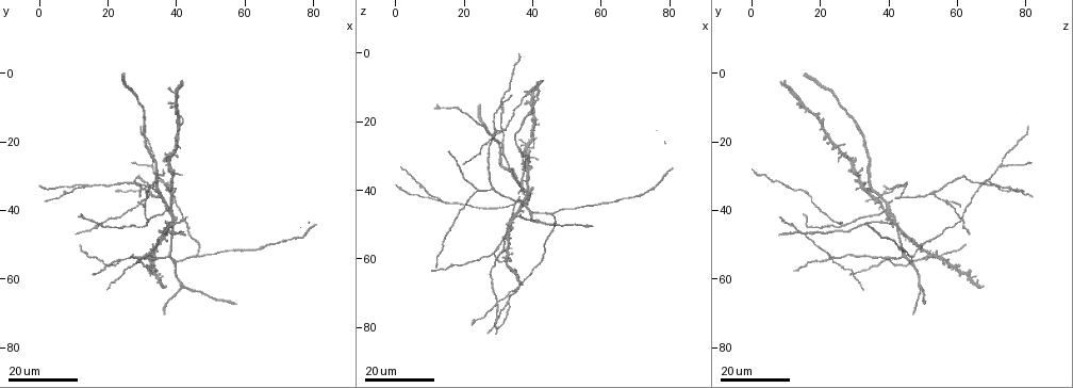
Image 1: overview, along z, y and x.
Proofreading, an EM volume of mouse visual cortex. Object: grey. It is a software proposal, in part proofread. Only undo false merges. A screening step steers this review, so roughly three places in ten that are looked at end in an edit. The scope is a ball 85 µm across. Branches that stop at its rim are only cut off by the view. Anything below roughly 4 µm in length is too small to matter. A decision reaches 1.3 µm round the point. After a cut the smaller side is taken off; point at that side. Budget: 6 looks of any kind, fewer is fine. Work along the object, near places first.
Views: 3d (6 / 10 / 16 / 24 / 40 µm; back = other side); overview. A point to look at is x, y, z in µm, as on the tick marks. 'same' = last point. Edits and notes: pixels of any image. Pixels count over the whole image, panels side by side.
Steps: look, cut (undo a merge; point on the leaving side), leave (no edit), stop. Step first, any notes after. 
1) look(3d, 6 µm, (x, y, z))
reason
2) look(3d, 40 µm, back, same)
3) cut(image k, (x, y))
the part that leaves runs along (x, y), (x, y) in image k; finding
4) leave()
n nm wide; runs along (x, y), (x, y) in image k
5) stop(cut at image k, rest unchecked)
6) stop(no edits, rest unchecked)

look(3d, 24 µm, (35.0, 36.5, 44.5))
thin arm on a thick one

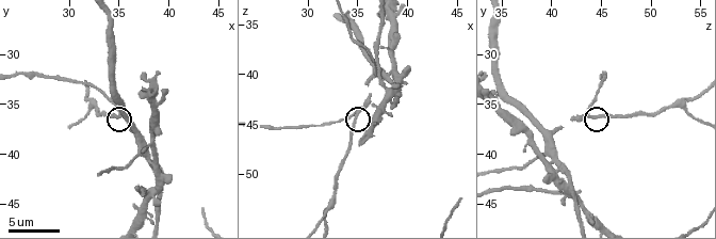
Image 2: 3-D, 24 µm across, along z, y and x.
look(3d, 10 µm, (34.8, 36.2, 44.0))

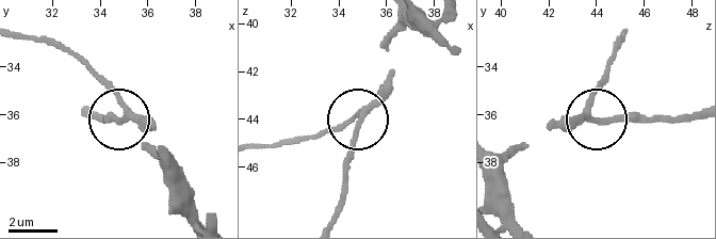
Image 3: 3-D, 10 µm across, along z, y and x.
look(3d, 10 µm, back, (34.8, 36.3, 44.2))
other side

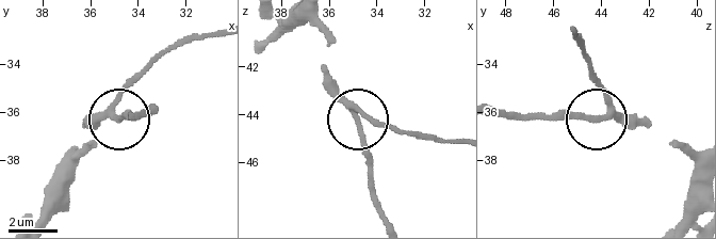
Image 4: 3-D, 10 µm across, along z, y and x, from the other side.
leave()
3 arms; runs along (500, 110), (603, 114), (609, 96), (597, 74) in image 4; all the same neuron

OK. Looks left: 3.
look(3d, 16 µm, (13.0, 32.5, 42.0))
two arms in line, one across

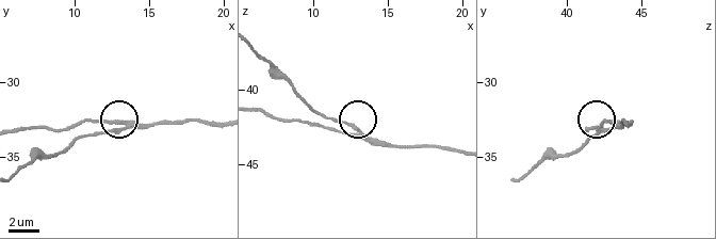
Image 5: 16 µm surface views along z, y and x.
look(3d, 10 µm, (12.6, 33.2, 42.6))
closer look

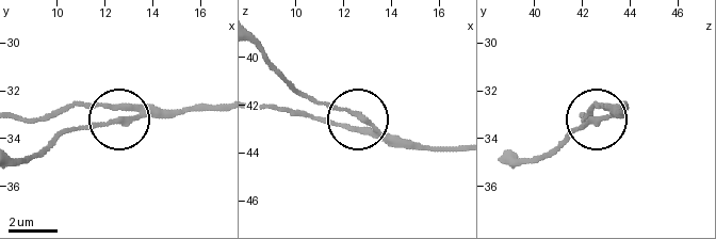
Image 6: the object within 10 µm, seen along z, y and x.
look(3d, 10 µm, back, (12.9, 33.3, 42.5))

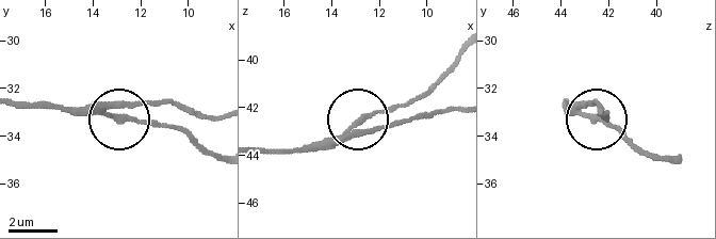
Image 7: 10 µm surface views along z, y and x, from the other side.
leave()
3 arms; runs along (256, 153), (329, 146), (358, 124), (385, 128), (407, 122) in image 7; one neuron here

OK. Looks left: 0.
stop(no edits, rest unchecked)

